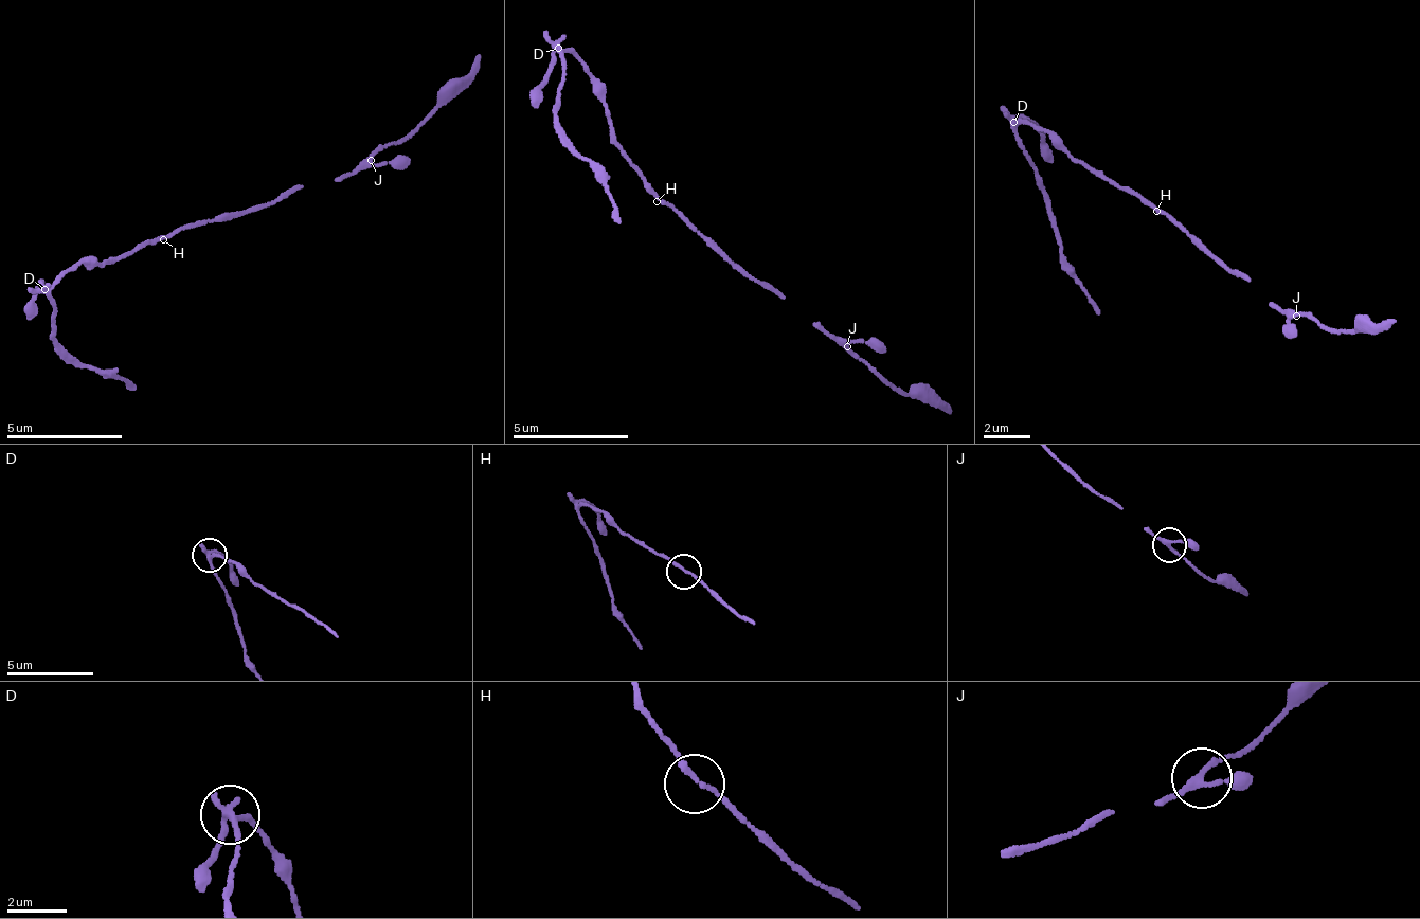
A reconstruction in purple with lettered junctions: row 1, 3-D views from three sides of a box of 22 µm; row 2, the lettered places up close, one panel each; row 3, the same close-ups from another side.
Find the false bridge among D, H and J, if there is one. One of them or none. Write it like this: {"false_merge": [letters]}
{"false_merge": ["D"]}

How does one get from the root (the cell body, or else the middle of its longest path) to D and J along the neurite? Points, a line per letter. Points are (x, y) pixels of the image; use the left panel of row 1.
D: (162, 237), (129, 257), (109, 258), (108, 265), (95, 264), (94, 266), (82, 262), (55, 275), (42, 291)
J: (162, 237), (214, 216), (232, 215), (257, 208), (295, 192), (302, 183), (339, 178), (364, 167), (371, 160)

